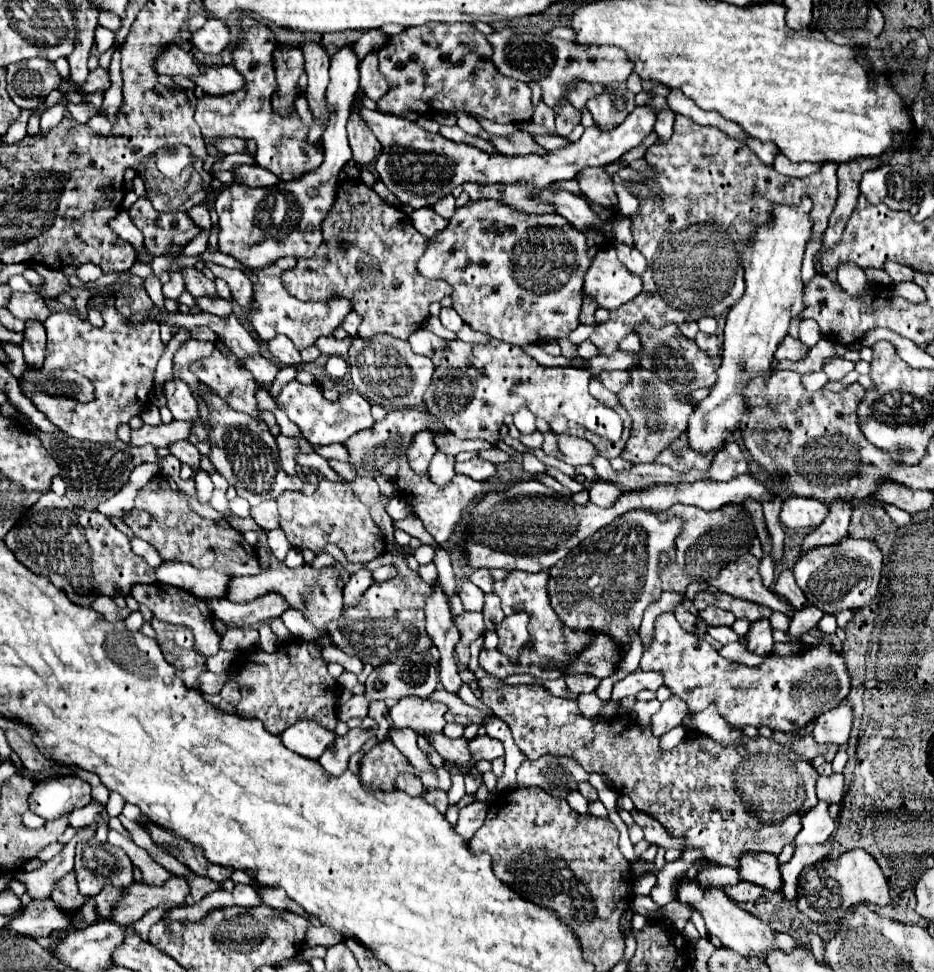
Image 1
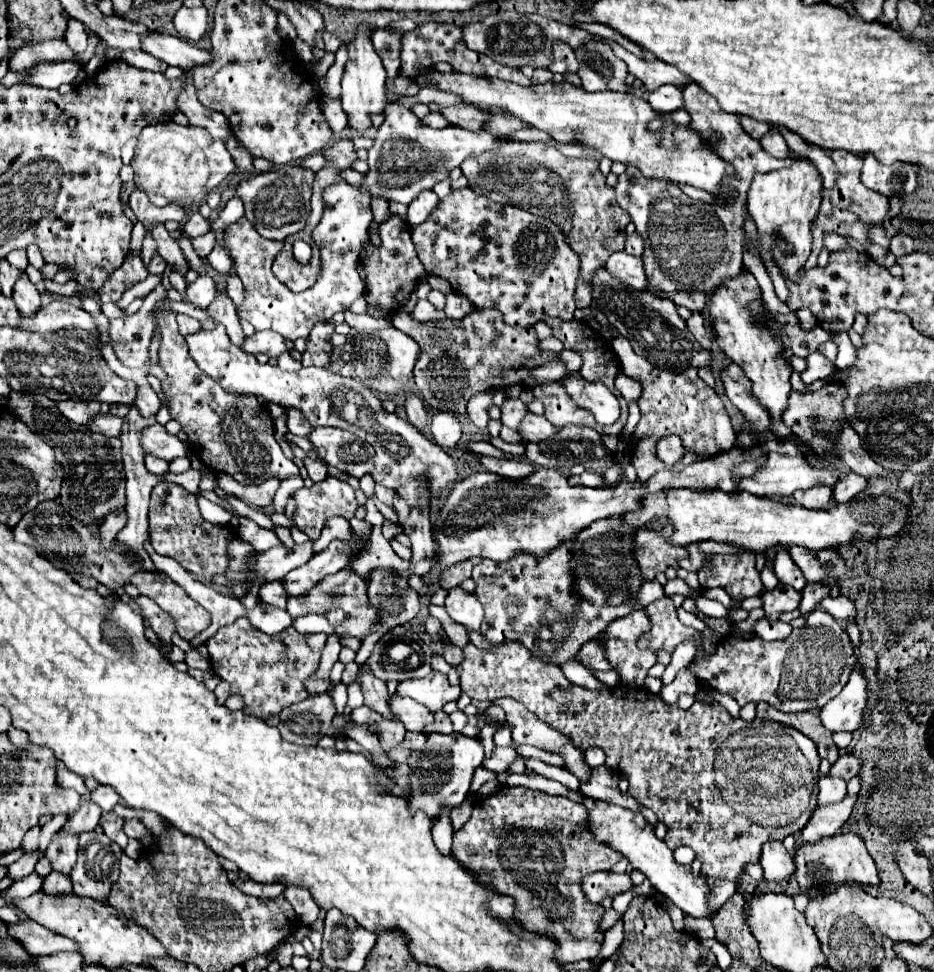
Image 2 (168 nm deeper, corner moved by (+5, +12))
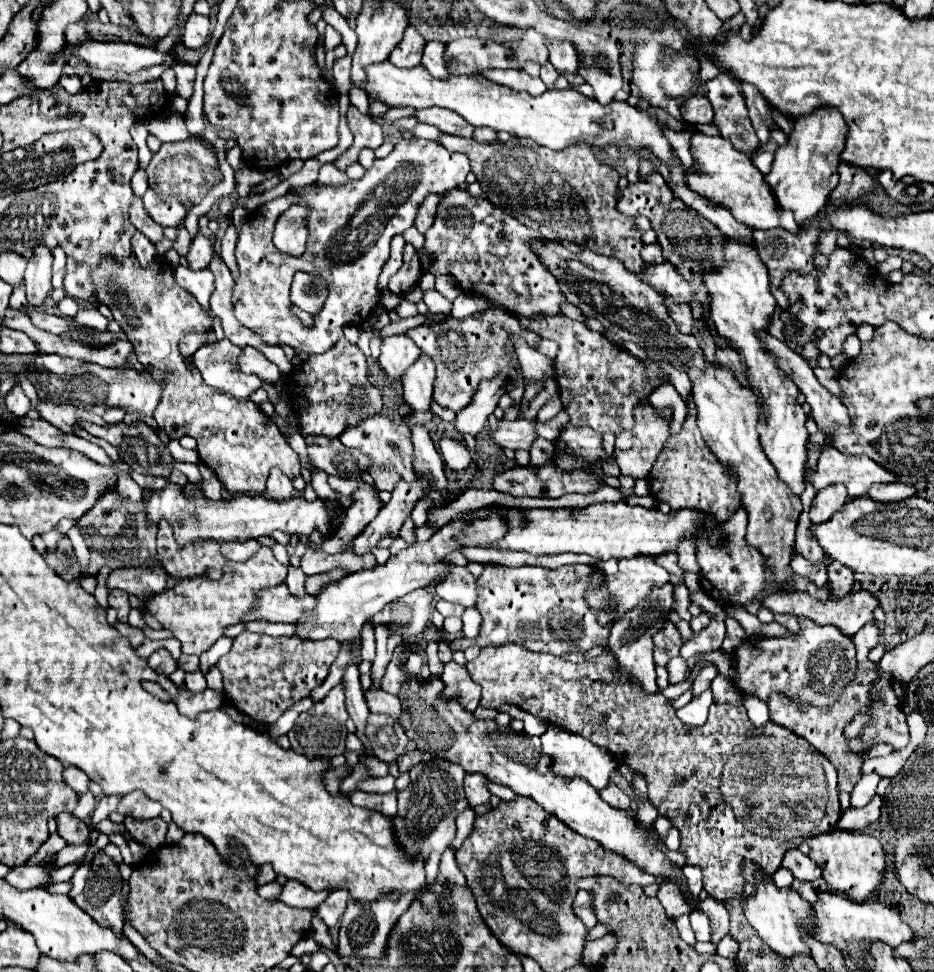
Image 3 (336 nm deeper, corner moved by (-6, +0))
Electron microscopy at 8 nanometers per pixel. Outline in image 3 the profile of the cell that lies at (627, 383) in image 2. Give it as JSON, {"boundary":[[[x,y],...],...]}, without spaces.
{"boundary":[[[670,383],[663,384],[655,389],[647,399],[654,408],[660,410],[667,406],[673,408],[674,417],[679,417],[679,425],[669,426],[670,434],[677,434],[682,429],[682,425],[686,418],[686,405],[674,386]]]}

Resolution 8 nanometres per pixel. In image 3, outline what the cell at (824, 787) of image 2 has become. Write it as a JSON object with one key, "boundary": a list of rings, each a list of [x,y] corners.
{"boundary":[[[863,774],[861,780],[857,782],[855,790],[851,792],[851,806],[867,804],[871,800],[871,796],[875,796],[879,780],[881,780],[879,774]]]}

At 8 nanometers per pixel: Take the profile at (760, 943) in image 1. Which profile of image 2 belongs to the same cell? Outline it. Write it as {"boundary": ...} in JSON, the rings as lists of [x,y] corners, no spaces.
{"boundary":[[[590,798],[584,800],[584,806],[588,808],[590,814],[590,828],[596,836],[596,840],[606,842],[608,846],[616,848],[622,856],[630,860],[630,864],[640,870],[652,886],[664,894],[668,900],[672,900],[684,914],[694,916],[694,918],[712,918],[714,912],[708,906],[708,896],[710,896],[710,886],[704,874],[694,874],[690,866],[678,864],[666,846],[664,840],[658,840],[654,836],[654,828],[644,820],[642,814],[634,814],[626,808],[606,804],[606,802],[592,802]]]}

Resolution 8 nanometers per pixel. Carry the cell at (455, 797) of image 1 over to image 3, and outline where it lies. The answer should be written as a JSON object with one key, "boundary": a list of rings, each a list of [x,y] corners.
{"boundary":[[[447,848],[447,852],[443,852],[441,856],[441,864],[439,864],[439,876],[445,882],[453,882],[453,884],[465,884],[465,876],[459,870],[459,866],[455,864],[455,852],[451,848]]]}

